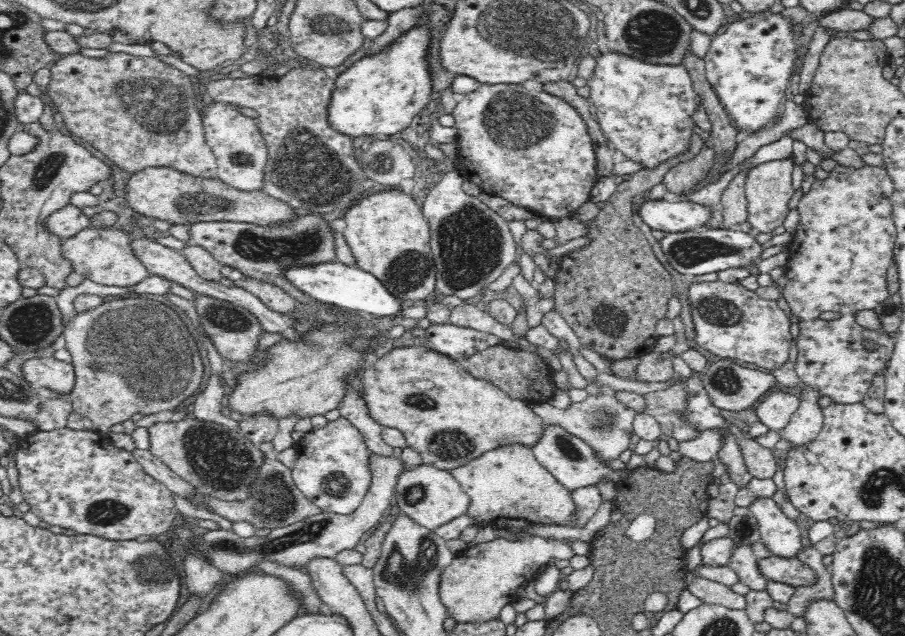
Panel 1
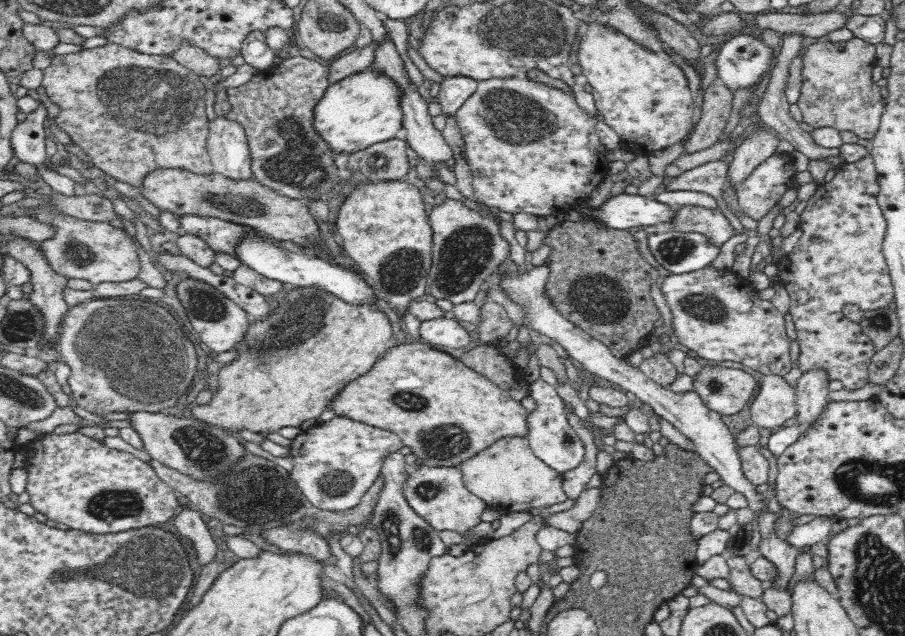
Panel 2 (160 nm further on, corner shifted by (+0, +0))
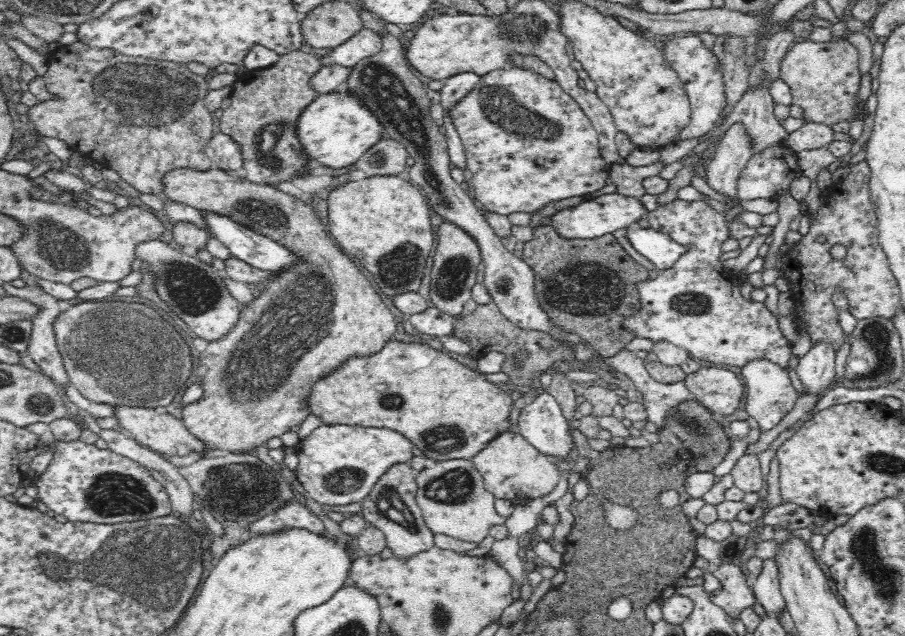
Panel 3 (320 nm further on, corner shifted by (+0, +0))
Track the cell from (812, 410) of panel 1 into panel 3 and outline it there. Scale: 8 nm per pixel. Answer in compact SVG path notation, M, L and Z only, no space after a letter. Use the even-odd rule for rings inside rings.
M824 338L812 342L810 350L800 358L797 365L798 377L811 398L826 390L836 378L835 350L833 344Z

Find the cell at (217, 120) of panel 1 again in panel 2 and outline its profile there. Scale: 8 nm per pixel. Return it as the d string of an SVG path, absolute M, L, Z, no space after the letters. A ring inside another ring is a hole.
M226 117L210 121L207 149L214 173L232 180L252 178L250 147L240 123L232 122Z

